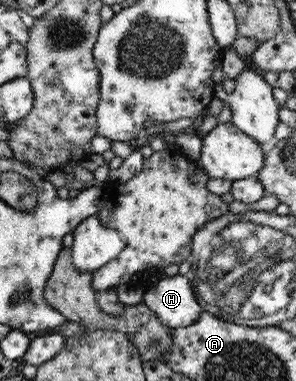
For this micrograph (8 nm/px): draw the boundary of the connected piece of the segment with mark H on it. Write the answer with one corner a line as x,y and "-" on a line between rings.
190,275
165,276
141,295
142,303
168,329
192,326
203,313
194,299

